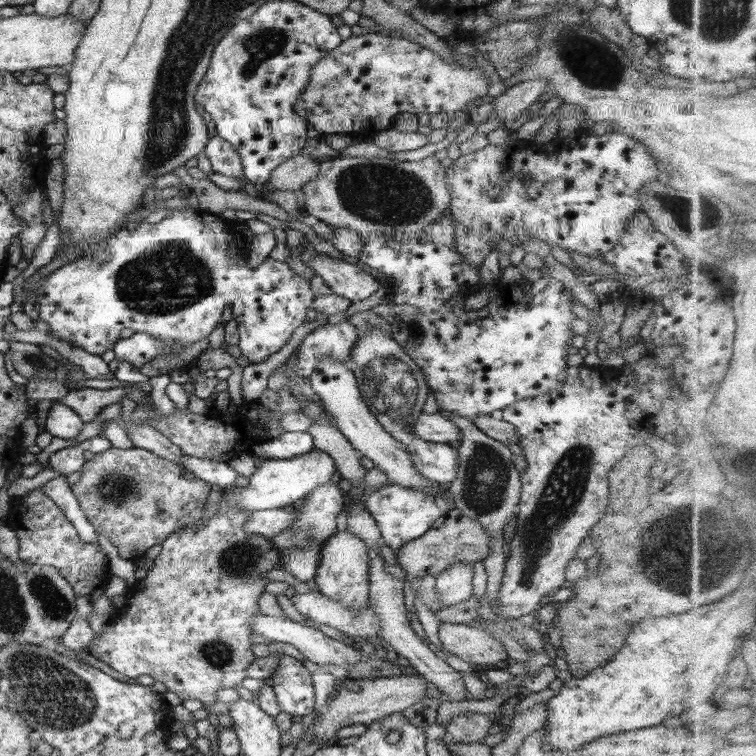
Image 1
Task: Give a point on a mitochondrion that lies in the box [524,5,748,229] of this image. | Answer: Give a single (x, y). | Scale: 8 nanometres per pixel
(595, 63)

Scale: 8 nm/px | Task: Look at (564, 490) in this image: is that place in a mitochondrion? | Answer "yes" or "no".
yes

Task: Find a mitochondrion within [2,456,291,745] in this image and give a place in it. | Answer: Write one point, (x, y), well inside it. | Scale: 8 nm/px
(52, 694)

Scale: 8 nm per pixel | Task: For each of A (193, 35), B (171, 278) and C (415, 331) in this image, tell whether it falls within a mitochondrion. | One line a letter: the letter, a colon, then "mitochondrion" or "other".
A: mitochondrion
B: mitochondrion
C: other

